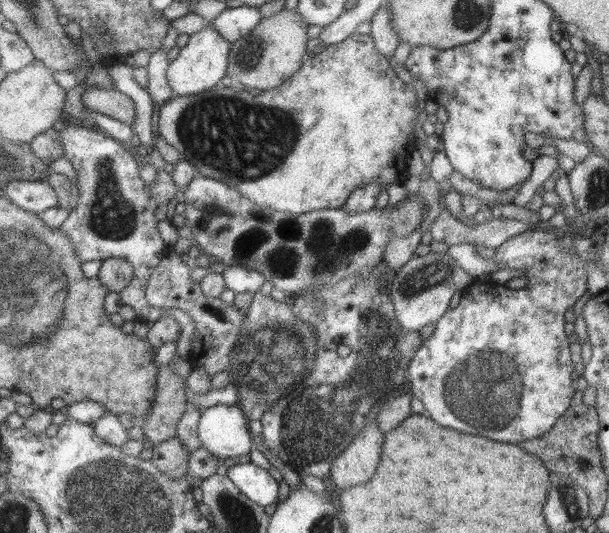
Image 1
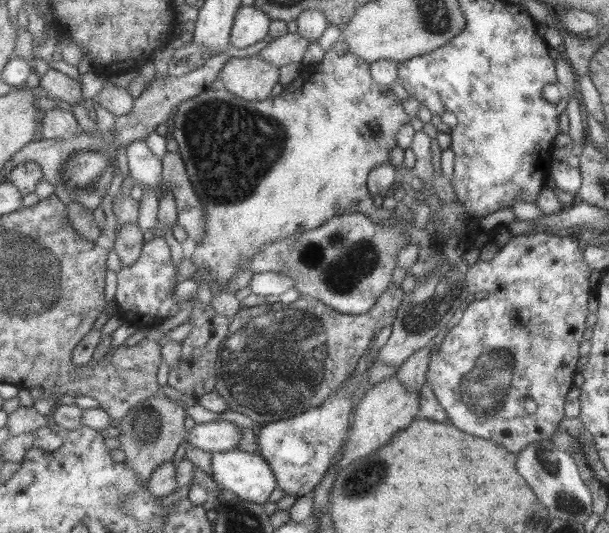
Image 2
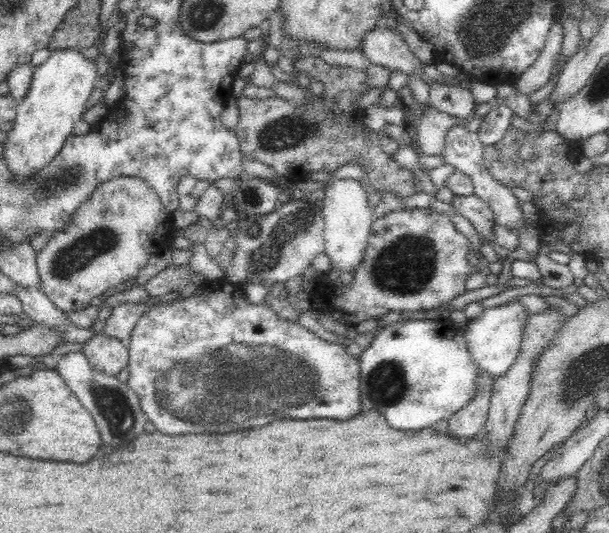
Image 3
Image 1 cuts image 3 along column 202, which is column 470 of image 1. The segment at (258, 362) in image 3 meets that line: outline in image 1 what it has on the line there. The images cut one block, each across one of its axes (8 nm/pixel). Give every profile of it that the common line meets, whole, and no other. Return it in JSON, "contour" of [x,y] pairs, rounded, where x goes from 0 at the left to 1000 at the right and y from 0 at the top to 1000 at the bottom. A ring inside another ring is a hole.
{"contour":[[[888,428],[874,430],[870,435],[856,435],[831,450],[816,465],[810,486],[818,495],[818,507],[831,503],[857,507],[859,522],[862,523],[860,540],[856,544],[839,544],[834,540],[834,548],[824,548],[824,552],[821,548],[811,548],[811,552],[805,552],[805,548],[778,548],[775,540],[760,546],[752,574],[749,578],[737,578],[737,582],[726,589],[726,597],[714,608],[716,619],[713,619],[713,625],[695,640],[683,664],[677,670],[670,698],[680,747],[693,752],[700,769],[698,777],[709,784],[709,788],[716,788],[722,799],[745,803],[745,807],[768,811],[768,814],[782,814],[782,818],[798,818],[798,822],[821,826],[821,829],[854,829],[854,826],[870,826],[890,818],[897,809],[901,809],[938,760],[947,728],[943,696],[944,683],[936,674],[934,649],[938,642],[933,640],[933,629],[928,623],[928,585],[939,578],[964,548],[966,520],[962,520],[962,501],[952,490],[949,477],[923,471],[916,463],[916,454],[920,450],[906,435],[893,435]]]}

